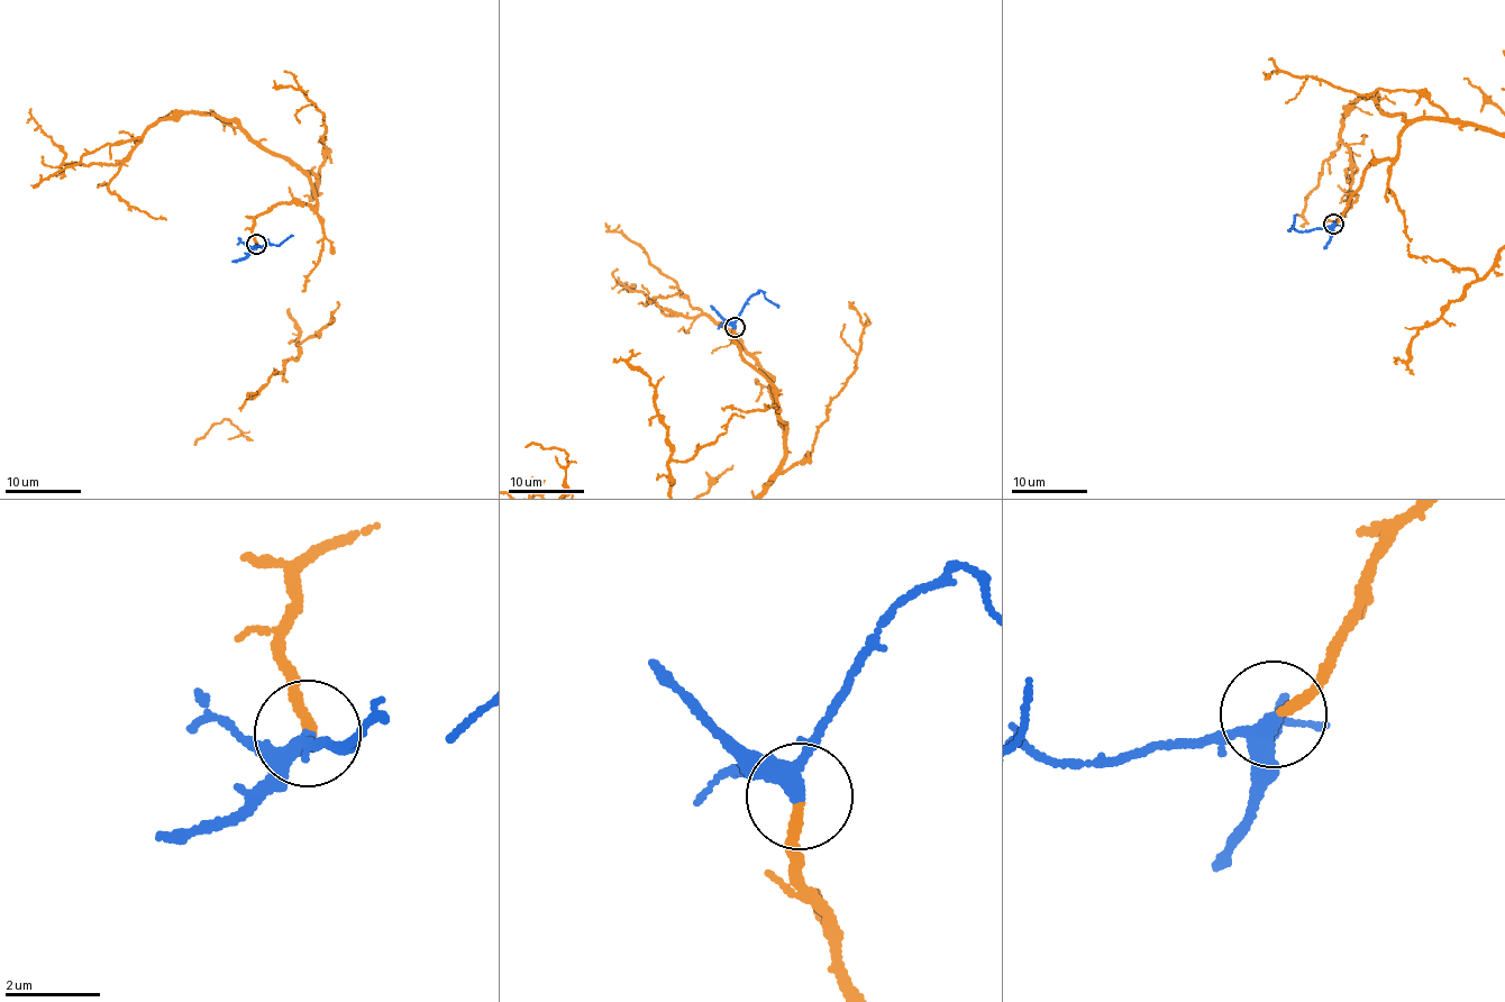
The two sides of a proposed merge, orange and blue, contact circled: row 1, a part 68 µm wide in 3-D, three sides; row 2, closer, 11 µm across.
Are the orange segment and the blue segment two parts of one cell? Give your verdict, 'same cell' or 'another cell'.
same cell

